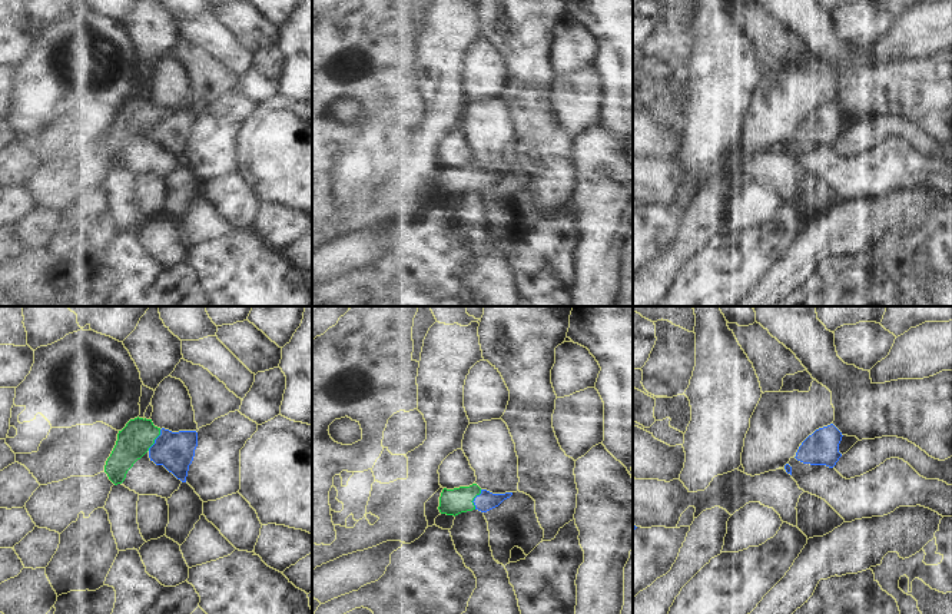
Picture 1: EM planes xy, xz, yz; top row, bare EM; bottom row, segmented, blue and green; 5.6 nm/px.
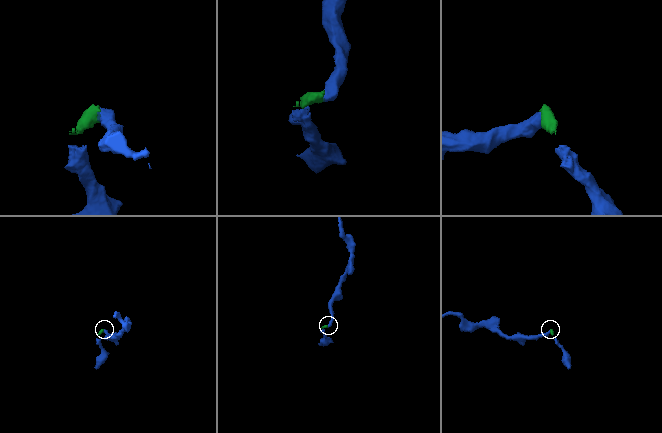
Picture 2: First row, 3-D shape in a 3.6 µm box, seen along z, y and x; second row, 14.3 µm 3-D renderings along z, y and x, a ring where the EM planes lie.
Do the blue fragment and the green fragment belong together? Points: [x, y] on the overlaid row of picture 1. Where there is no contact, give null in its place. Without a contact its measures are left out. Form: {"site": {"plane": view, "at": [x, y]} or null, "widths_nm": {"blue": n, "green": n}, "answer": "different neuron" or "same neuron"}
{"site": {"plane": "xy", "at": [155, 440]}, "widths_nm": {"blue": 220, "green": 190}, "answer": "same neuron"}

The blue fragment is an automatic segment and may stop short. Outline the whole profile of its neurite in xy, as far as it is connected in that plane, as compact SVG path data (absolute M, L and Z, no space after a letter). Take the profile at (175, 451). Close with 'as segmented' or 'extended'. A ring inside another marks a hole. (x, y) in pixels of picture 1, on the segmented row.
M137 416L119 431L105 472L115 485L122 484L133 464L147 452L150 461L163 465L178 479L186 482L196 447L196 431L172 432L155 427L152 419Z | extended

